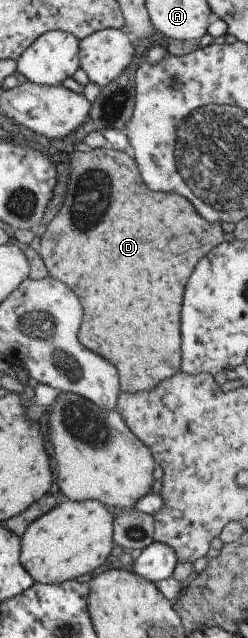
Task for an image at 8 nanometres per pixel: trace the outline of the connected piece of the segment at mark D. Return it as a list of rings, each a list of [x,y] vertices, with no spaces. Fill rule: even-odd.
[[[112,147],[94,148],[85,152],[70,152],[67,159],[68,183],[64,201],[62,201],[58,213],[54,215],[54,219],[48,223],[45,229],[38,233],[37,253],[44,262],[46,269],[48,269],[48,275],[58,279],[58,281],[62,281],[62,283],[66,283],[74,291],[74,295],[80,299],[80,303],[84,307],[84,315],[82,315],[82,323],[80,323],[80,329],[78,329],[78,341],[84,347],[100,353],[104,359],[108,359],[118,369],[120,392],[135,394],[151,390],[161,379],[166,379],[179,371],[181,347],[180,335],[178,335],[178,327],[180,327],[180,315],[178,313],[180,313],[182,289],[184,289],[184,283],[186,283],[188,275],[192,273],[192,267],[196,265],[196,261],[223,242],[222,229],[218,222],[208,223],[208,221],[200,219],[200,215],[196,215],[196,211],[192,211],[192,205],[184,197],[180,197],[176,193],[162,193],[162,191],[154,193],[154,191],[148,191],[144,187],[144,183],[140,181],[136,163],[134,163],[134,158],[128,151],[121,152]]]

